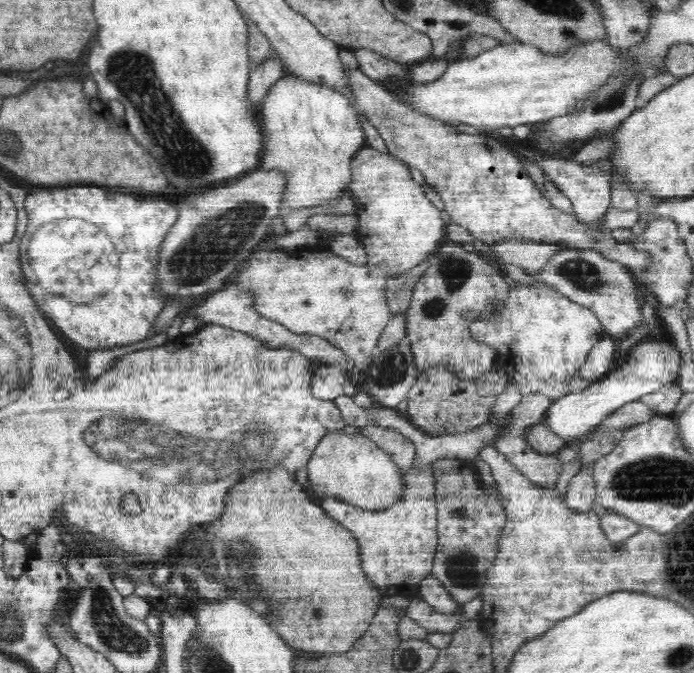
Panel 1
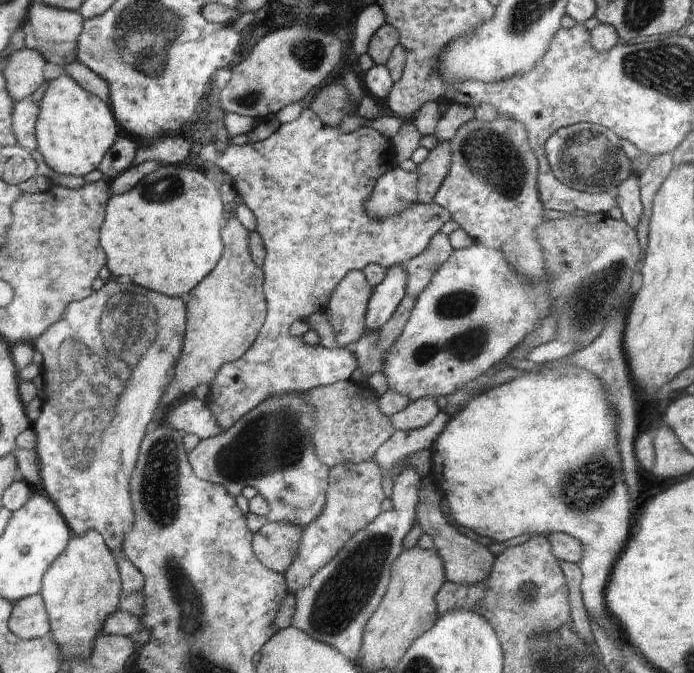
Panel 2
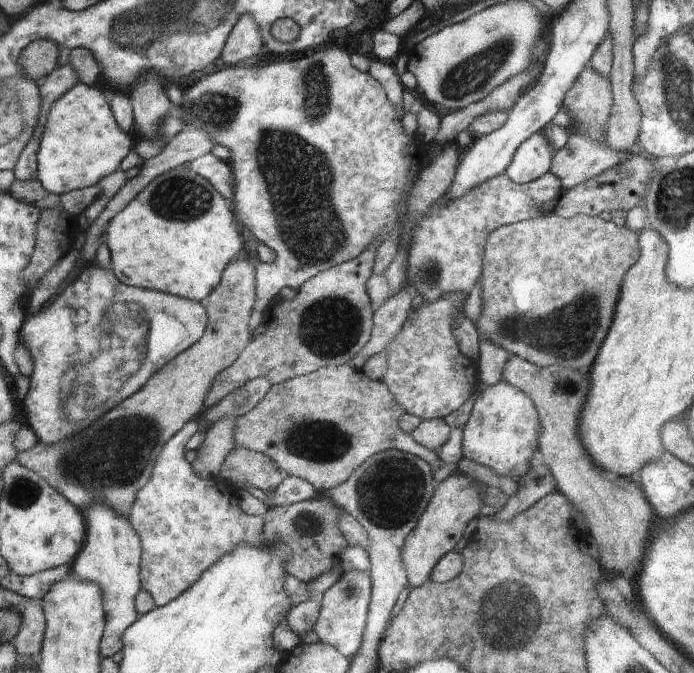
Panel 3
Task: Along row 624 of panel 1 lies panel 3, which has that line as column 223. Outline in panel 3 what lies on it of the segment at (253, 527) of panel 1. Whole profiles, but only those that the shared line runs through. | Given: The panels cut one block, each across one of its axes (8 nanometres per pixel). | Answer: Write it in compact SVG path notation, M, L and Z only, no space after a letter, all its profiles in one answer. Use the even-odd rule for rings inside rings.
M243 258L226 266L220 285L203 301L207 309L207 328L203 337L195 342L190 349L180 353L164 364L163 368L154 373L150 380L140 387L134 395L122 399L114 408L106 411L106 416L96 422L96 426L88 426L88 430L82 430L80 434L73 434L63 444L48 446L39 443L19 454L19 461L24 466L43 475L52 486L60 489L76 506L88 510L96 505L107 503L120 515L128 516L138 492L151 480L155 462L159 454L163 452L168 441L186 425L188 420L200 412L202 400L207 398L216 376L224 369L232 365L250 340L250 328L248 318L254 304L254 266L248 264Z

